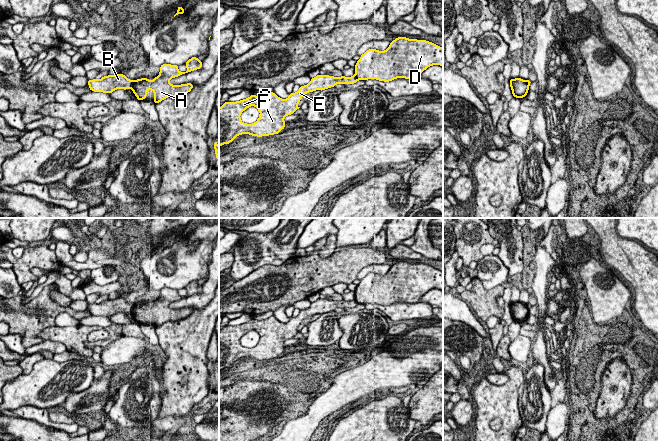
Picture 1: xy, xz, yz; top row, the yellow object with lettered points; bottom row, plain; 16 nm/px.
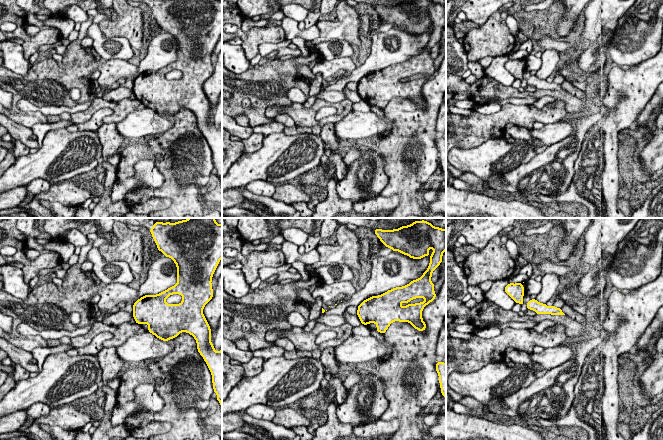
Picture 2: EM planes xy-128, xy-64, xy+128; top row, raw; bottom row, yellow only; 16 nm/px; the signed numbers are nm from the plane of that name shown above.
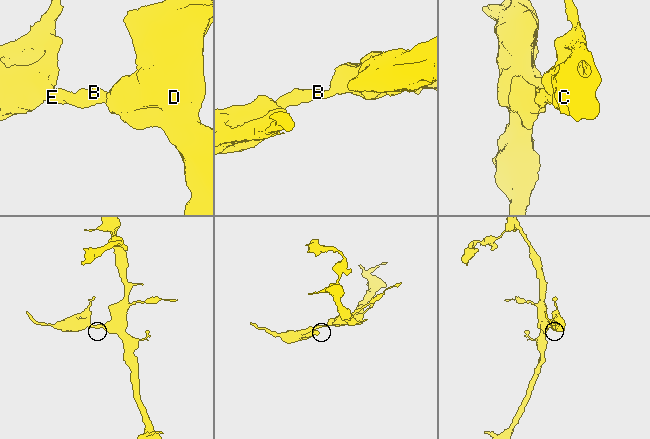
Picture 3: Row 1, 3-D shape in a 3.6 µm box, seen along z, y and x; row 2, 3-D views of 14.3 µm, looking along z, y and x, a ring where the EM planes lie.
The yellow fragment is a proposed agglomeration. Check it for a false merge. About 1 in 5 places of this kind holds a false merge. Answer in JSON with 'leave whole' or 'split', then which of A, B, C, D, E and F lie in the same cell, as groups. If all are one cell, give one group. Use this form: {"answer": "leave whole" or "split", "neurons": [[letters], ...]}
{"answer": "split", "neurons": [["A", "D"], ["B", "C", "E", "F"]]}

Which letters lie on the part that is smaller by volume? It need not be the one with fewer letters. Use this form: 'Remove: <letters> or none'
Remove: B, C, E, F

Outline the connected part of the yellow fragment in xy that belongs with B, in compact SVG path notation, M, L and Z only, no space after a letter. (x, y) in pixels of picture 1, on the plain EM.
M124 298L108 299L99 304L87 304L91 315L110 318L116 313L132 313L134 306L135 304L127 303Z

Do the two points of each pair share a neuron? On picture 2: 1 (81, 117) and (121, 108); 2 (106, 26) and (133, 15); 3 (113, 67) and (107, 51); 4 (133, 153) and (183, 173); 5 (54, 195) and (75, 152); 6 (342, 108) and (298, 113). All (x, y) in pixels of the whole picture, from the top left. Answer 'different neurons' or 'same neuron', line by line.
1: same neuron
2: same neuron
3: different neurons
4: same neuron
5: different neurons
6: same neuron

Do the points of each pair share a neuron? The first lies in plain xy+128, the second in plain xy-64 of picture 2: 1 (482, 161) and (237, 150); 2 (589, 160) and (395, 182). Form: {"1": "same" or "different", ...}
{"1": "different", "2": "different"}

